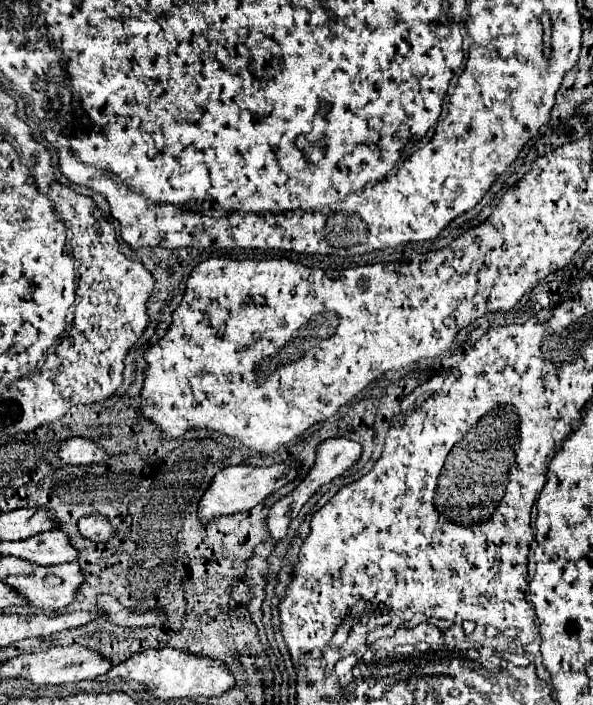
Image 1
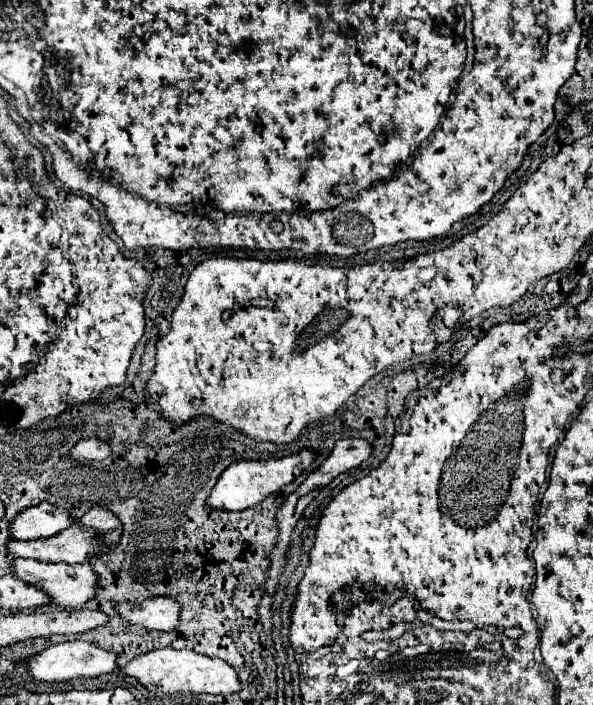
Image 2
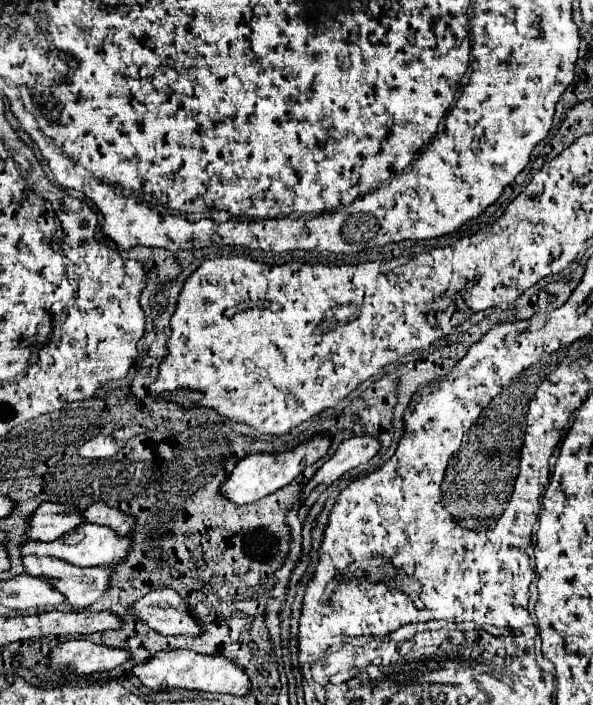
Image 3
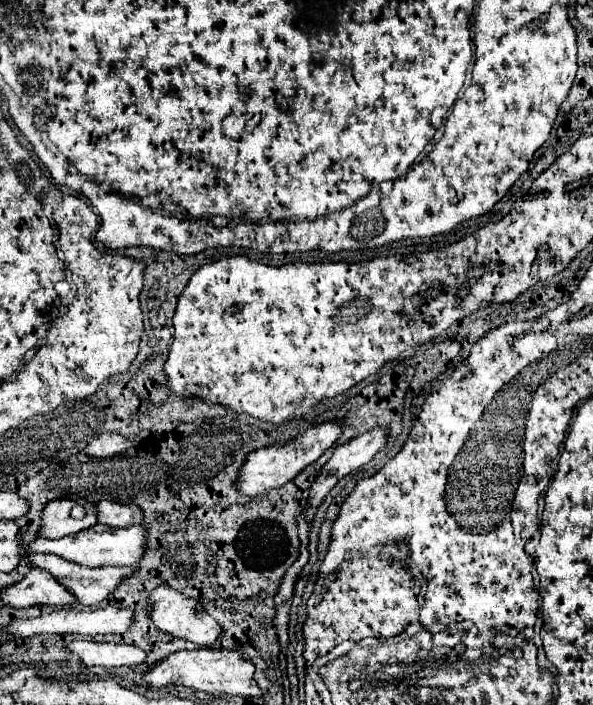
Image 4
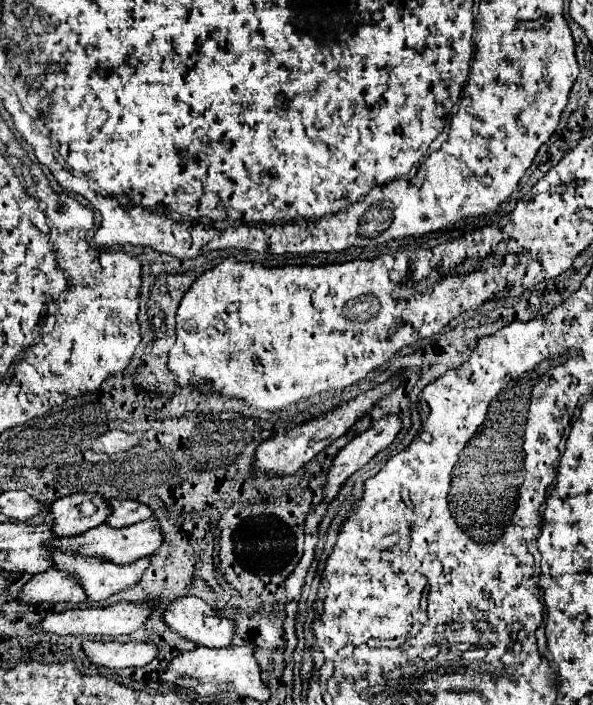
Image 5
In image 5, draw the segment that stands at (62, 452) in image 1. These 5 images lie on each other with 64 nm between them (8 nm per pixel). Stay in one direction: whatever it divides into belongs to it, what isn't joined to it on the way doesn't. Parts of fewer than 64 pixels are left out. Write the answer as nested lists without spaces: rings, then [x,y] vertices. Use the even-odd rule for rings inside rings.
[[[110,430],[110,432],[106,432],[94,440],[92,452],[118,454],[118,452],[130,450],[132,446],[136,446],[136,442],[138,442],[136,434],[126,434],[122,430]]]

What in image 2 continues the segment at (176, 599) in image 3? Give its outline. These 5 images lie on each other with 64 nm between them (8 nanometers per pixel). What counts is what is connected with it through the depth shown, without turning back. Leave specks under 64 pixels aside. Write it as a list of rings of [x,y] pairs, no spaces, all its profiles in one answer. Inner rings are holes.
[[[160,596],[140,604],[114,604],[114,610],[128,624],[138,624],[146,630],[174,630],[180,620],[180,606],[172,598]]]

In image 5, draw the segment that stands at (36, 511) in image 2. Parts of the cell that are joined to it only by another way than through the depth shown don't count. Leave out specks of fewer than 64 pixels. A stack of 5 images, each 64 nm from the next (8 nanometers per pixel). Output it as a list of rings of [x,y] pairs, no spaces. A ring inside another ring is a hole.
[[[72,494],[72,496],[52,502],[50,516],[52,516],[54,536],[58,536],[58,538],[76,536],[90,528],[100,526],[108,516],[108,506],[106,506],[106,500],[98,494]],[[84,500],[90,500],[96,506],[96,512],[92,516],[80,516],[78,506]]]

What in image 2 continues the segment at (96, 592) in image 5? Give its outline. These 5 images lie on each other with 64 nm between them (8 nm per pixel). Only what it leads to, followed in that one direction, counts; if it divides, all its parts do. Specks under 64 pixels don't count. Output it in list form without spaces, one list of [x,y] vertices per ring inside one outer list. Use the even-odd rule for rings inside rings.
[[[16,558],[12,560],[12,576],[18,580],[24,580],[26,584],[32,584],[40,592],[44,592],[50,598],[50,606],[60,606],[60,608],[78,608],[86,600],[94,598],[94,584],[96,584],[96,574],[88,564],[44,564],[38,560],[28,560],[28,558]]]

